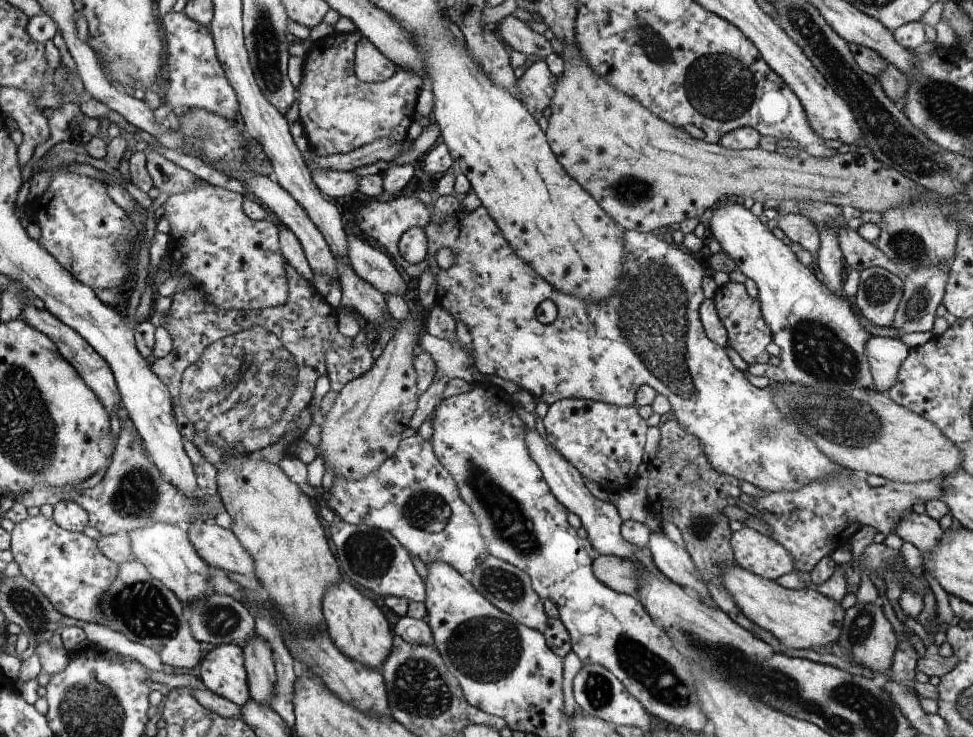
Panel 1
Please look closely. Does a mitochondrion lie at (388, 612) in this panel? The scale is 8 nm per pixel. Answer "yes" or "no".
no

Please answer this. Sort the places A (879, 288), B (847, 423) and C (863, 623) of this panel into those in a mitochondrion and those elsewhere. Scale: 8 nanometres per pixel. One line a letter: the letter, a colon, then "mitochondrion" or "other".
A: mitochondrion
B: mitochondrion
C: mitochondrion

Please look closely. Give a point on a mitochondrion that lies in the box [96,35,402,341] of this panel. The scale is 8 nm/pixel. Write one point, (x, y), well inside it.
(206, 131)

